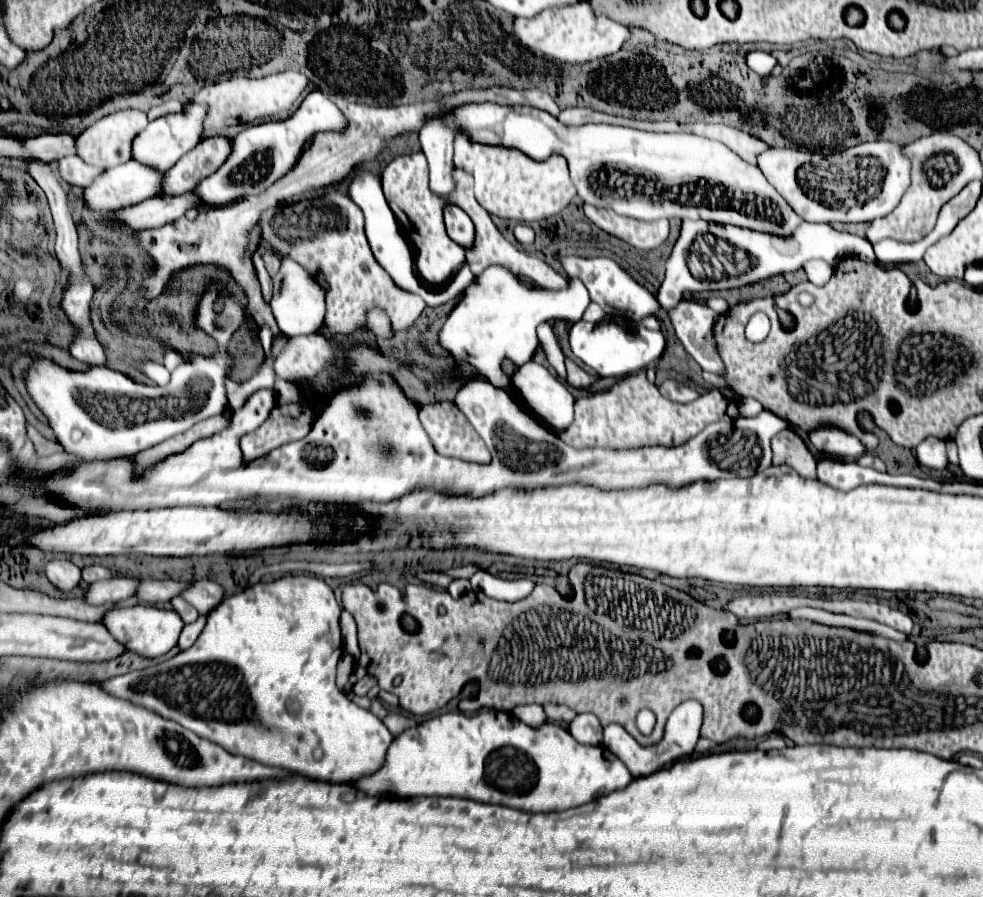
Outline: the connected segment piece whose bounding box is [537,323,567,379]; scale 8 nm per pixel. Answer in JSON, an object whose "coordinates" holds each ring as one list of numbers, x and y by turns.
{"coordinates":[[541,323,541,325,537,327,537,335,539,335,539,345,541,345,541,349,543,349,549,365,557,371,559,377,567,379,565,355,563,355,563,351,559,349,559,345,557,345,557,341,555,341,555,335,553,335,551,325,549,325,549,323]]}

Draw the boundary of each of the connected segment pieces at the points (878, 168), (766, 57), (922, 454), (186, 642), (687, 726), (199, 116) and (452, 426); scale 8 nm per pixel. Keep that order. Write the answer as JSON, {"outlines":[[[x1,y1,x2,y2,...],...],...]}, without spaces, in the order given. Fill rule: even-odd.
{"outlines":[[[871,141,871,143,859,143,855,147,849,147,843,153,833,153,815,159,813,153,789,149,789,147,769,147,767,151,757,155,757,167,765,175,765,179,801,213,805,221,811,223,859,223,859,221,873,221,877,217,883,217,891,213,905,191,911,185,911,161,903,153,903,145,895,141]],[[751,51,747,55,747,65,757,71,761,77,767,77,771,75,771,69,777,65,775,57,771,57,771,53,765,53,765,51]],[[927,437,917,445,917,459,923,467,929,469,945,469,947,467,947,453,945,453,945,441,937,437]],[[199,617,195,623,185,625,179,635,179,643,177,643,179,649,189,649,189,645,193,645,193,641,197,641,203,627,205,627,205,617]],[[683,701,681,705,677,705,673,709,673,713,667,719,667,727,665,727,665,737,651,747,643,747,639,745,621,725,611,723,603,729,603,745,607,745,607,749,611,753,615,753,623,765,629,769,629,773,633,777,641,777,641,775,649,775,657,769,663,769,665,765,669,765,673,759,679,759,683,755,691,755,695,749,695,743,699,739,699,729,701,729,701,721,703,721,703,707,697,701]],[[189,103,179,113,163,115,151,121,147,129,137,135,137,141,133,141,133,159,141,159,145,165,153,165,155,169,161,169,161,171,171,169,185,153,189,153,201,141,207,111,209,111,207,105]],[[441,401,441,403,427,403,421,405,419,409,419,419,429,433,431,441,435,443,435,449,439,455,445,457,455,457,461,461,475,461,475,463,487,463,491,461,489,449,485,447,483,439,477,435,477,431,471,427,471,423,465,419,465,415,459,411,459,407,451,401]]]}

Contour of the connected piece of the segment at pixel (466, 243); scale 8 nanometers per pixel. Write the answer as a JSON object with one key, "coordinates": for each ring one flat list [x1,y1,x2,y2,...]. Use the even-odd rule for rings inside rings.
{"coordinates":[[445,207,445,225,449,237,461,247,473,247,475,241,475,229,465,211,459,207]]}

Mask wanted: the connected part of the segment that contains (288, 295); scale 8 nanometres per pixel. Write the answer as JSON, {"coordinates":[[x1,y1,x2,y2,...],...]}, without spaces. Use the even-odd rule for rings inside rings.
{"coordinates":[[291,259,283,261,279,273,281,274,281,287,274,287,273,281,270,307,280,332,289,337,317,333,325,317,325,291,317,285,311,273,305,273,305,269,301,269,301,265,297,265]]}

